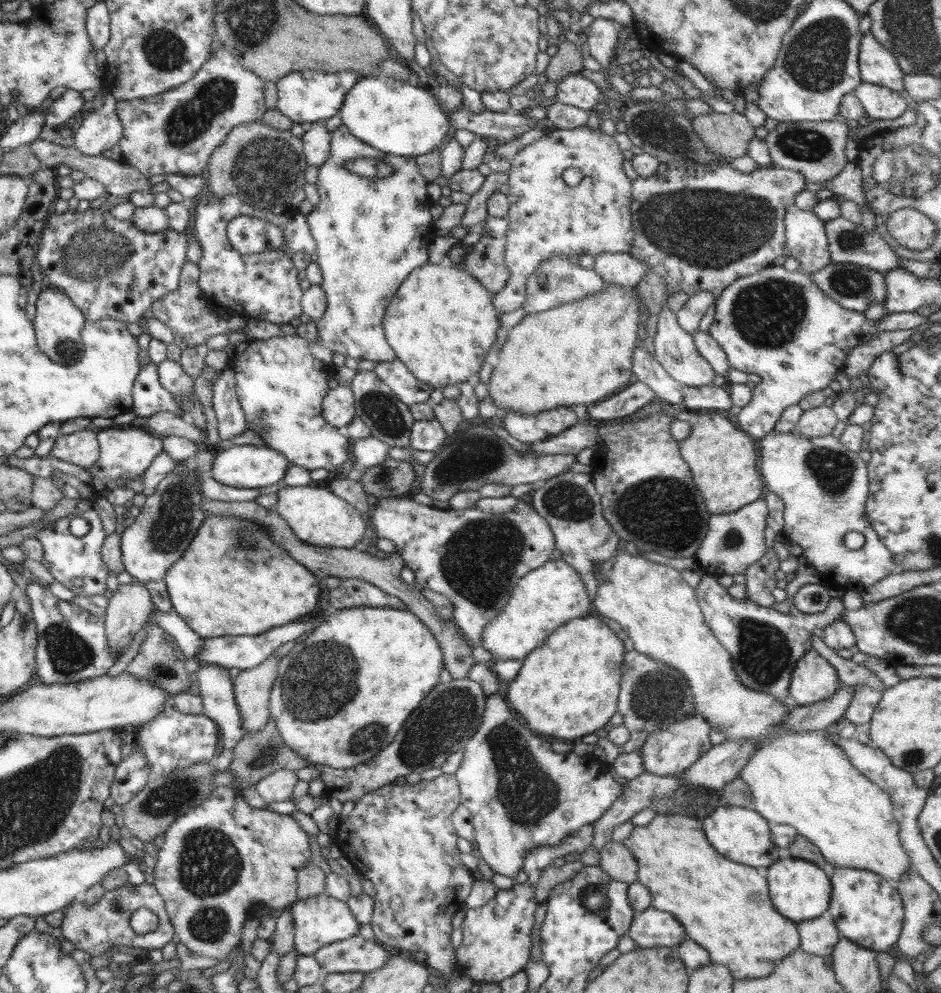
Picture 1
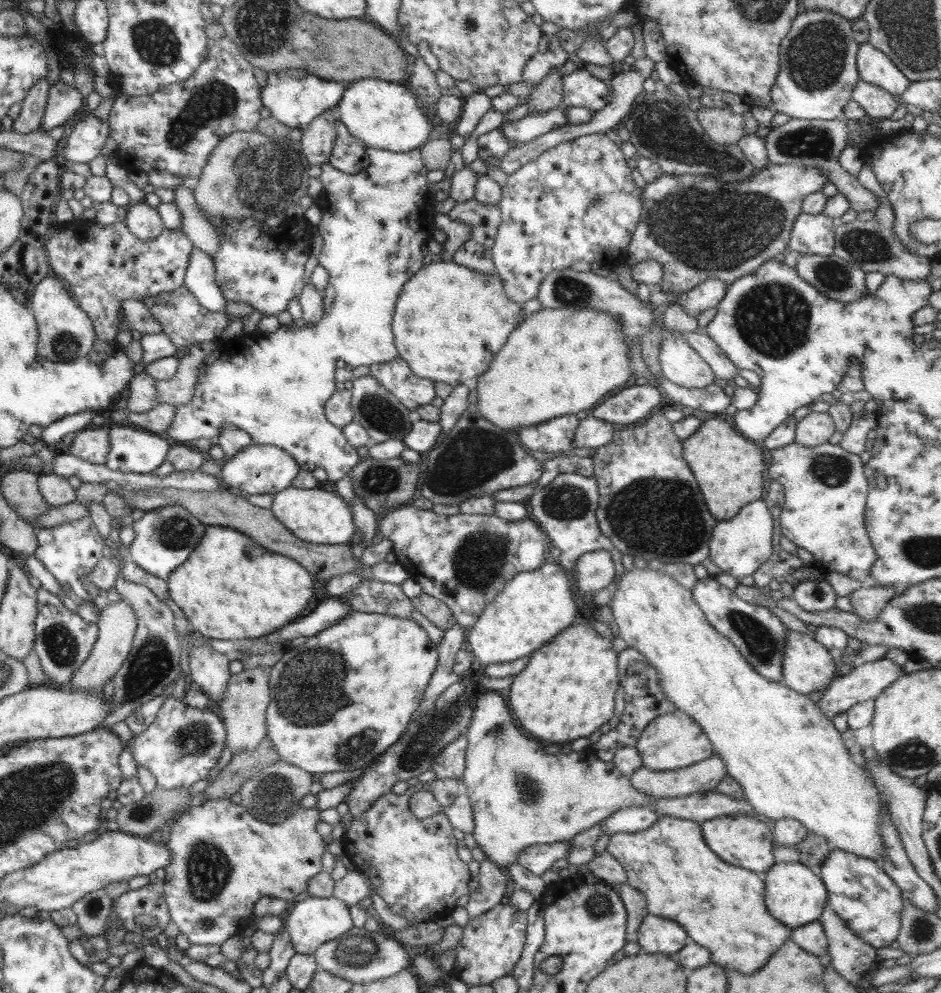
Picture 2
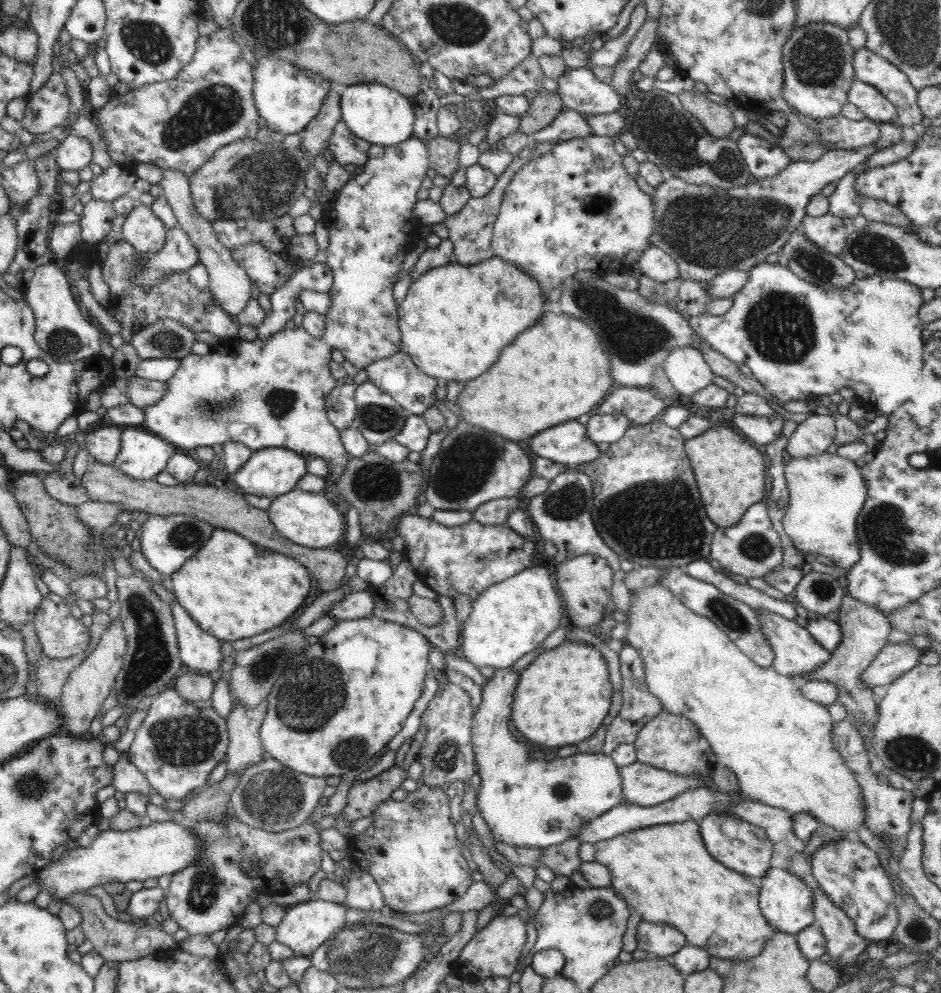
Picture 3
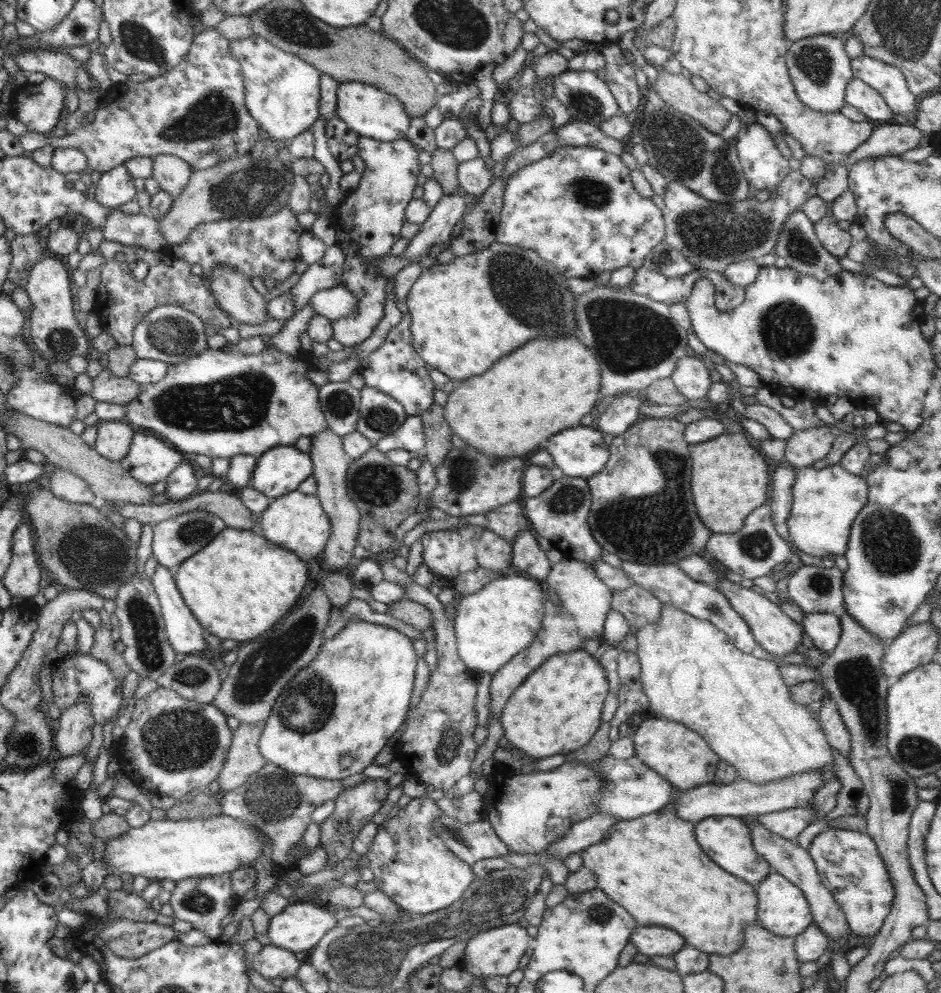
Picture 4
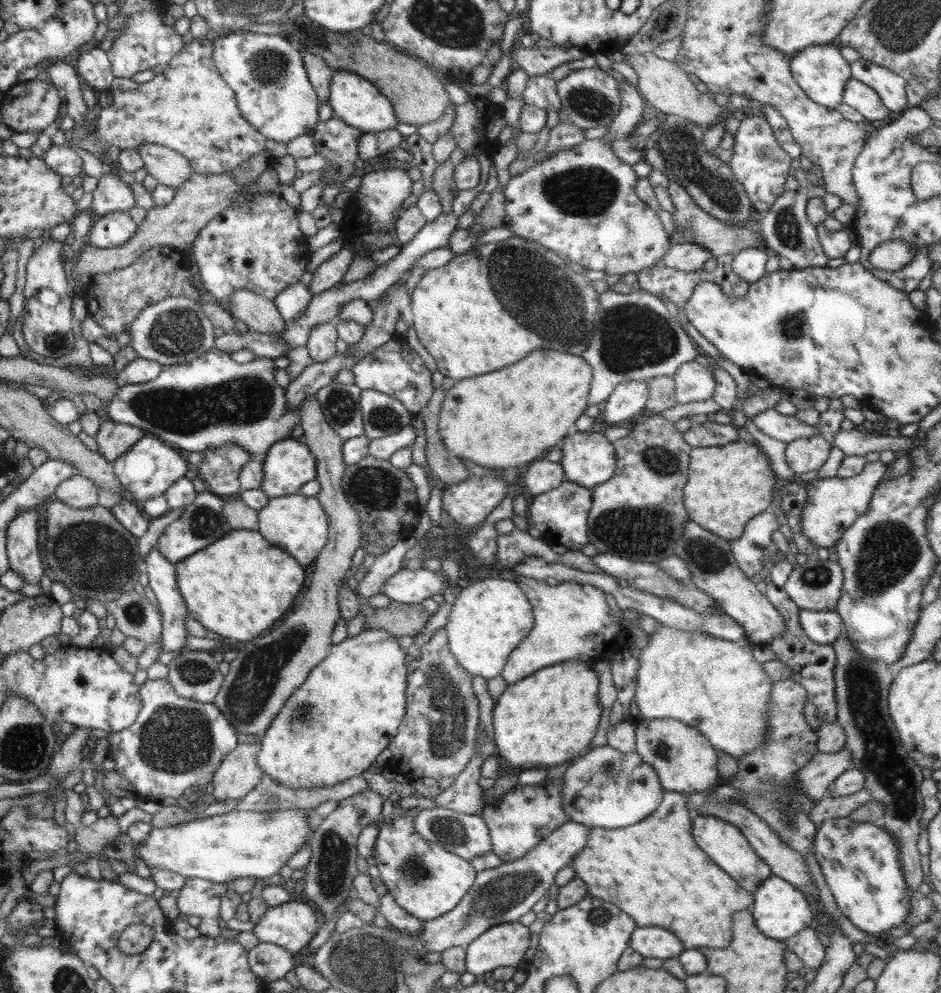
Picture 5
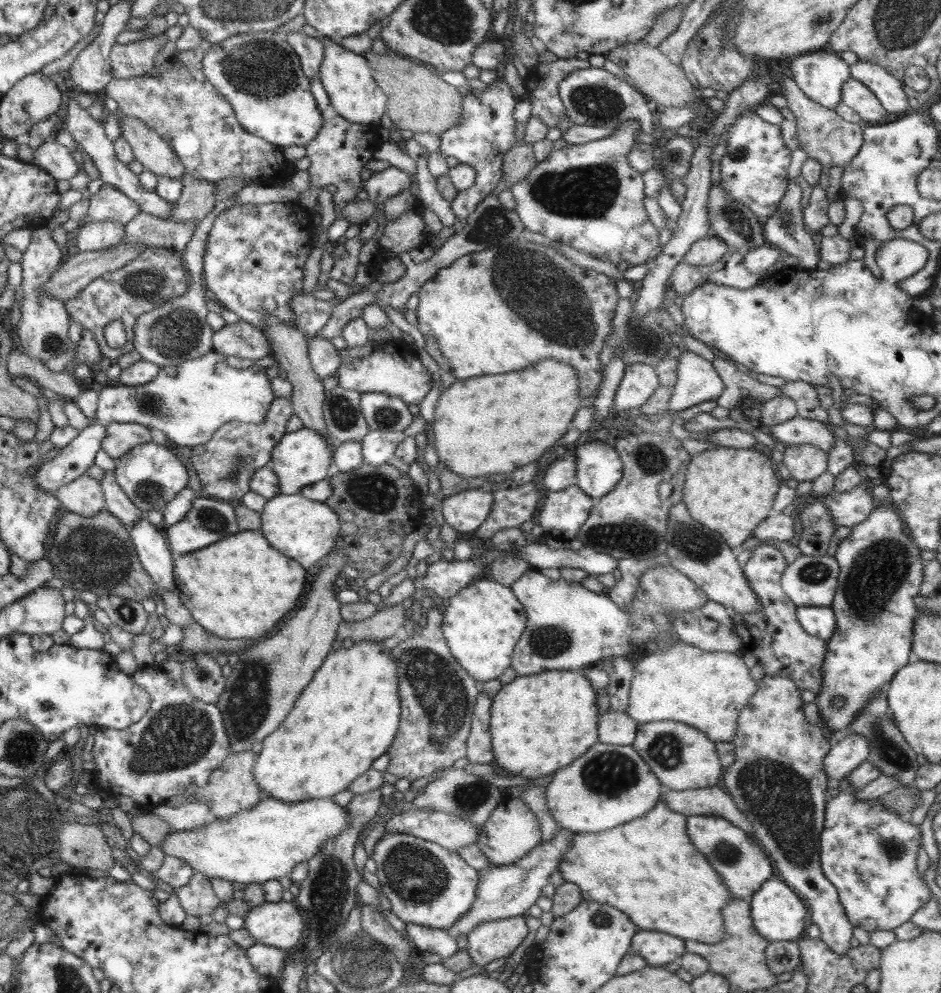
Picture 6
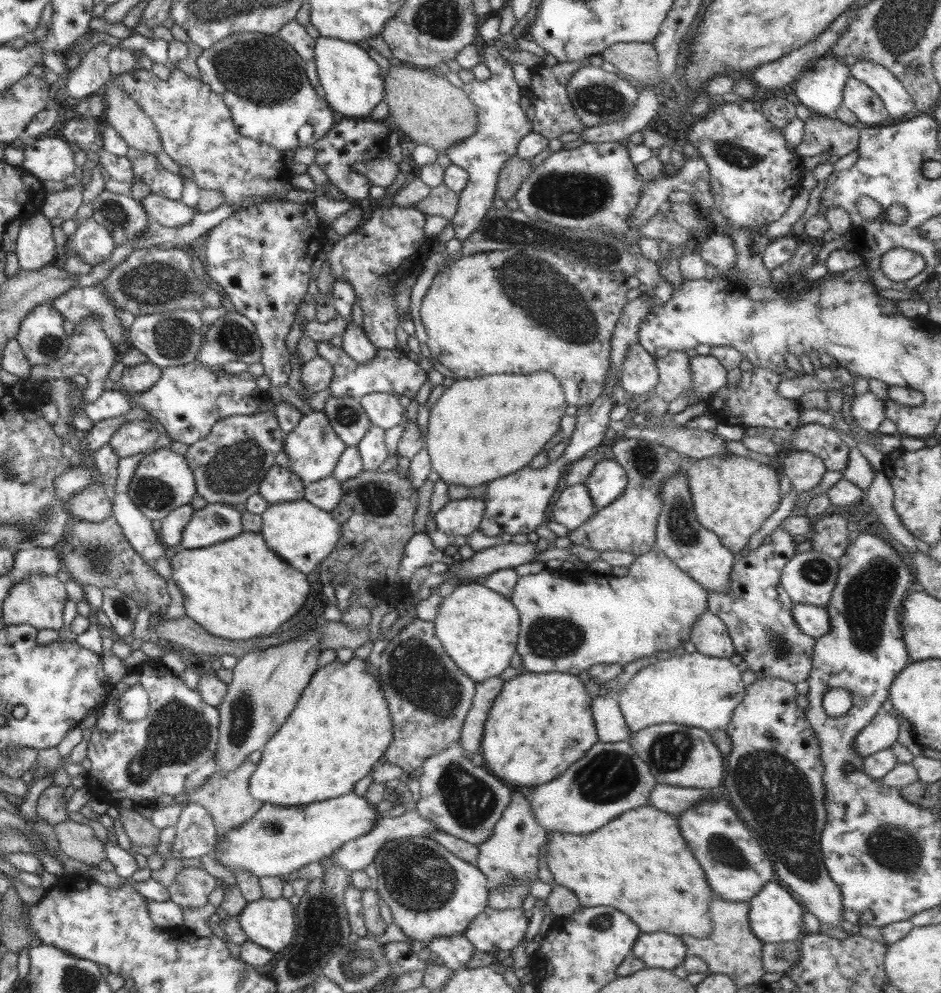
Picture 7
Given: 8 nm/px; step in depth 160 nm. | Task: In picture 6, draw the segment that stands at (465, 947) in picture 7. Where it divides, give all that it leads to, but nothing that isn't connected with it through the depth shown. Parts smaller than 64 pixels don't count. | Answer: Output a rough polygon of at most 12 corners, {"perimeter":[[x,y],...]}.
{"perimeter":[[406,923],[418,955],[454,956],[458,942],[444,929]]}

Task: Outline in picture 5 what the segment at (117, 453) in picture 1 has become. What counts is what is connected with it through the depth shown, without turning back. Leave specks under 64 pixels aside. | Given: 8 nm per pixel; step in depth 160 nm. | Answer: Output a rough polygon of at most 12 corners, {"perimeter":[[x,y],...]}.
{"perimeter":[[149,434],[111,463],[139,508],[185,477],[188,460]]}

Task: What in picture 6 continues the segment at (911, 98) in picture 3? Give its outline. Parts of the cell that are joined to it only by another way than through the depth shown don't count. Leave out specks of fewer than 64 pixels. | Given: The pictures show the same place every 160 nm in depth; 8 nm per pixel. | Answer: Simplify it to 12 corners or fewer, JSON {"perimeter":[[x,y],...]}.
{"perimeter":[[858,61],[851,77],[867,86],[887,112],[911,108],[903,82],[882,66]]}

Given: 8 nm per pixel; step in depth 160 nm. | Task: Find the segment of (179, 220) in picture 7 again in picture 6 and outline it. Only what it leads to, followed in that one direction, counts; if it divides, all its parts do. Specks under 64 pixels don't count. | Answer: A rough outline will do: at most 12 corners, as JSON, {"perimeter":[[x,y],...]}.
{"perimeter":[[75,99],[66,110],[68,130],[90,155],[105,183],[142,212],[163,218],[173,203],[146,191],[138,175],[116,158],[104,123]]}

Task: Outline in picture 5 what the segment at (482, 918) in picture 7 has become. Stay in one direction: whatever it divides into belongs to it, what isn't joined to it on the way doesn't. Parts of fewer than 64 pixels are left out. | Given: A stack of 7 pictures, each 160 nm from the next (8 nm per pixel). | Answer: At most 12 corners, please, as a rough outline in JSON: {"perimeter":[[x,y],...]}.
{"perimeter":[[528,926],[489,928],[466,946],[477,977],[517,967],[529,950]]}

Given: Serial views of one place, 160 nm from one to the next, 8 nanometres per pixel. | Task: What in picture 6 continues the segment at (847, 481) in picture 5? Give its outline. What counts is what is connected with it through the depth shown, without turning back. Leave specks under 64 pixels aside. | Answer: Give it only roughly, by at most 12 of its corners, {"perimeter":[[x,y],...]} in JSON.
{"perimeter":[[867,479],[824,496],[836,527],[852,528],[876,507]]}

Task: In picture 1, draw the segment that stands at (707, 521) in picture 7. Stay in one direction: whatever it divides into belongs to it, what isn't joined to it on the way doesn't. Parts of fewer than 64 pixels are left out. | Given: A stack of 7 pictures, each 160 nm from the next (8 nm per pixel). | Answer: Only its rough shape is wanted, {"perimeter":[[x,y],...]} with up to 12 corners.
{"perimeter":[[704,411],[679,441],[708,512],[766,489],[752,437]]}

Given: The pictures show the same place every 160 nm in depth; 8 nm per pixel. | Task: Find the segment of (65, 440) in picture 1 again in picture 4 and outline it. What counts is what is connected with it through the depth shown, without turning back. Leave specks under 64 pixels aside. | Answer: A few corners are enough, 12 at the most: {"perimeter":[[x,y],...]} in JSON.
{"perimeter":[[100,421],[94,450],[119,462],[137,428],[128,422]]}

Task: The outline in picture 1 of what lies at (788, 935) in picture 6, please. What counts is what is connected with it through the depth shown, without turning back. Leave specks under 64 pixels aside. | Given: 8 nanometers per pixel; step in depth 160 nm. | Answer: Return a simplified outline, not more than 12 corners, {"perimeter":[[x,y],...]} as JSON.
{"perimeter":[[784,857],[764,874],[772,904],[799,923],[828,910],[819,866]]}

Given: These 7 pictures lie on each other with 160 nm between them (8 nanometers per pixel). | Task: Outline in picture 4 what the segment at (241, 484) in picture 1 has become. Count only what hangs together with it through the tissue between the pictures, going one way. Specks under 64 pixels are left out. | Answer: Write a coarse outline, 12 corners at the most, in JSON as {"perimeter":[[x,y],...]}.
{"perimeter":[[294,445],[257,457],[248,487],[270,500],[313,474],[309,453]]}

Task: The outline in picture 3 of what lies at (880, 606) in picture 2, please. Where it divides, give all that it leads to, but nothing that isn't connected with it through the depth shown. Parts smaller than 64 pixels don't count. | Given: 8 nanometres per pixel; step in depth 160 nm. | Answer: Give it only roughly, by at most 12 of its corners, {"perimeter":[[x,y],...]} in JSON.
{"perimeter":[[846,596],[830,660],[799,682],[825,680],[858,728],[877,704],[860,675],[886,646],[889,618]]}

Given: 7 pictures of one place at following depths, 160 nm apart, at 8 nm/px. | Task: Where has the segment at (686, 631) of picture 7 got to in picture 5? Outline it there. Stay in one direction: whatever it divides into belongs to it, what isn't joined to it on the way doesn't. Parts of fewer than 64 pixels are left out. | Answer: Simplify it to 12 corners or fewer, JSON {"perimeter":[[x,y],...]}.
{"perimeter":[[522,574],[534,626],[500,673],[593,668],[630,646],[603,590]]}

